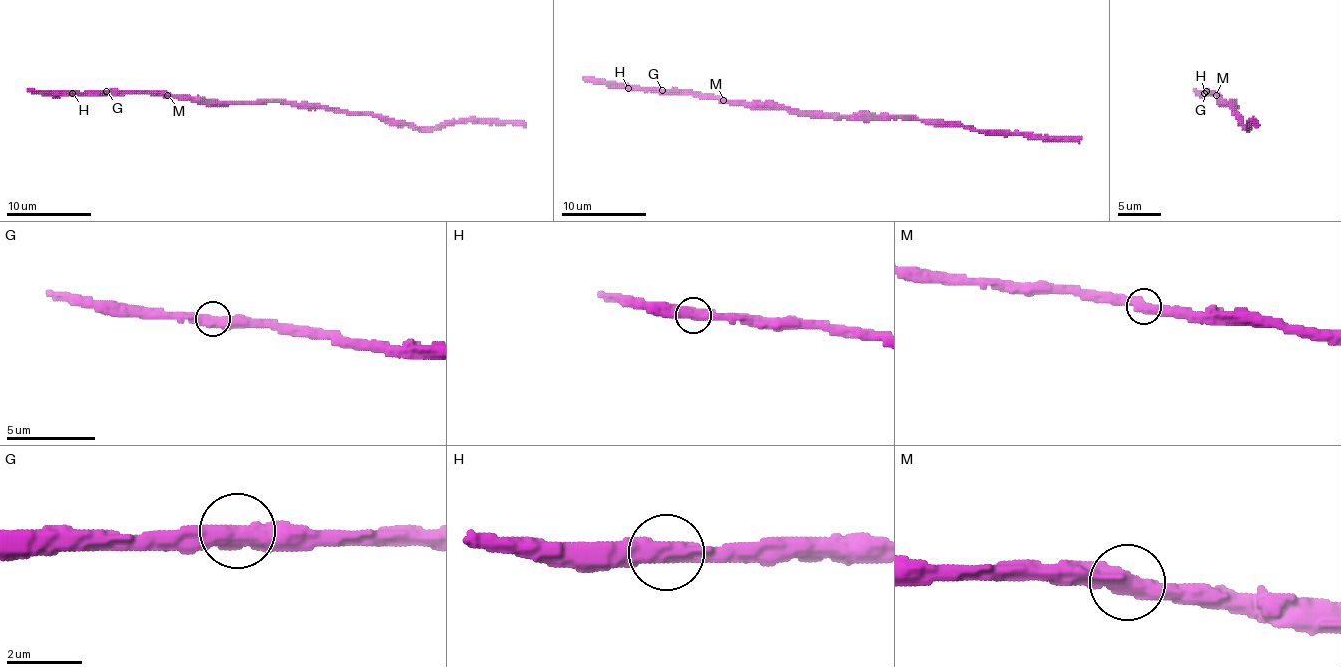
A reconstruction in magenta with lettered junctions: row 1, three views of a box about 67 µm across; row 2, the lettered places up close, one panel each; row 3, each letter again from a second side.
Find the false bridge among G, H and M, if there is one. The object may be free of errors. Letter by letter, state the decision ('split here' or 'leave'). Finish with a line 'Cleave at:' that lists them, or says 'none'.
G: leave
H: leave
M: leave
Cleave at: none

